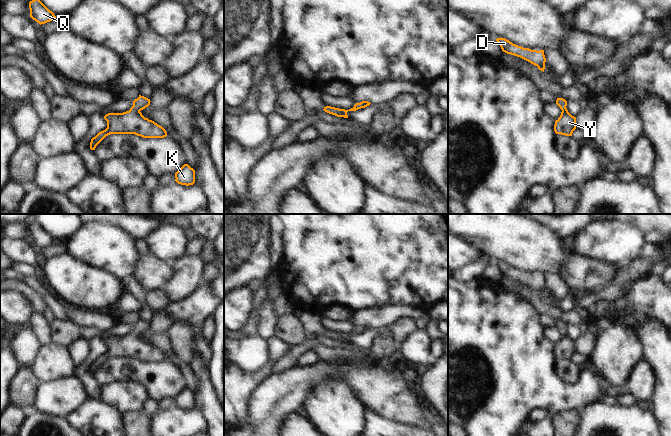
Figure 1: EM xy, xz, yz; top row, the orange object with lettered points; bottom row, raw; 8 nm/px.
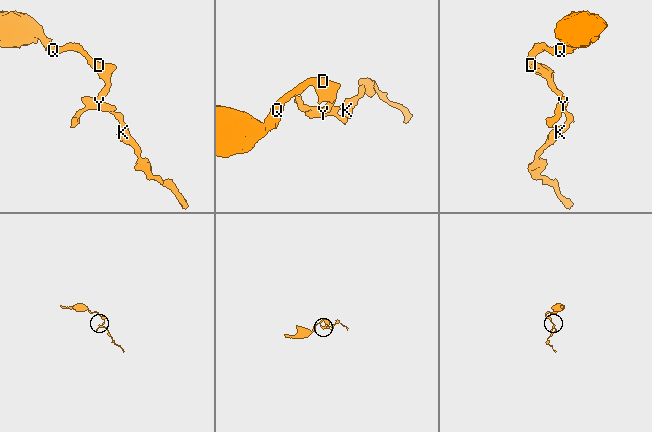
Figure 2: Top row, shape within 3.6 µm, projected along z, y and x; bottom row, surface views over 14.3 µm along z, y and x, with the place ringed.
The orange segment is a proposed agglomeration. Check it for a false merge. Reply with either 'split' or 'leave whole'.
leave whole

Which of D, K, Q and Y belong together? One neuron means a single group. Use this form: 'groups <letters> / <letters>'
groups D K Q Y

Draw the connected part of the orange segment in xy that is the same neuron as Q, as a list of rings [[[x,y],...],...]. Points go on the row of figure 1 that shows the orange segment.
[[[40,0],[29,2],[30,17],[37,23],[45,24],[56,19],[56,16]]]

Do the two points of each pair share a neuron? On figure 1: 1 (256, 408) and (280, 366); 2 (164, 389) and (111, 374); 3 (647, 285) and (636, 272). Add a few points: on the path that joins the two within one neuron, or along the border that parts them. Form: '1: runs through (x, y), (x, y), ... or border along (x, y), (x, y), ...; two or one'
1: border along (296, 364), (280, 373), (273, 374); two
2: runs through (151, 382), (141, 374), (124, 374); one
3: border along (649, 274), (635, 282); two

